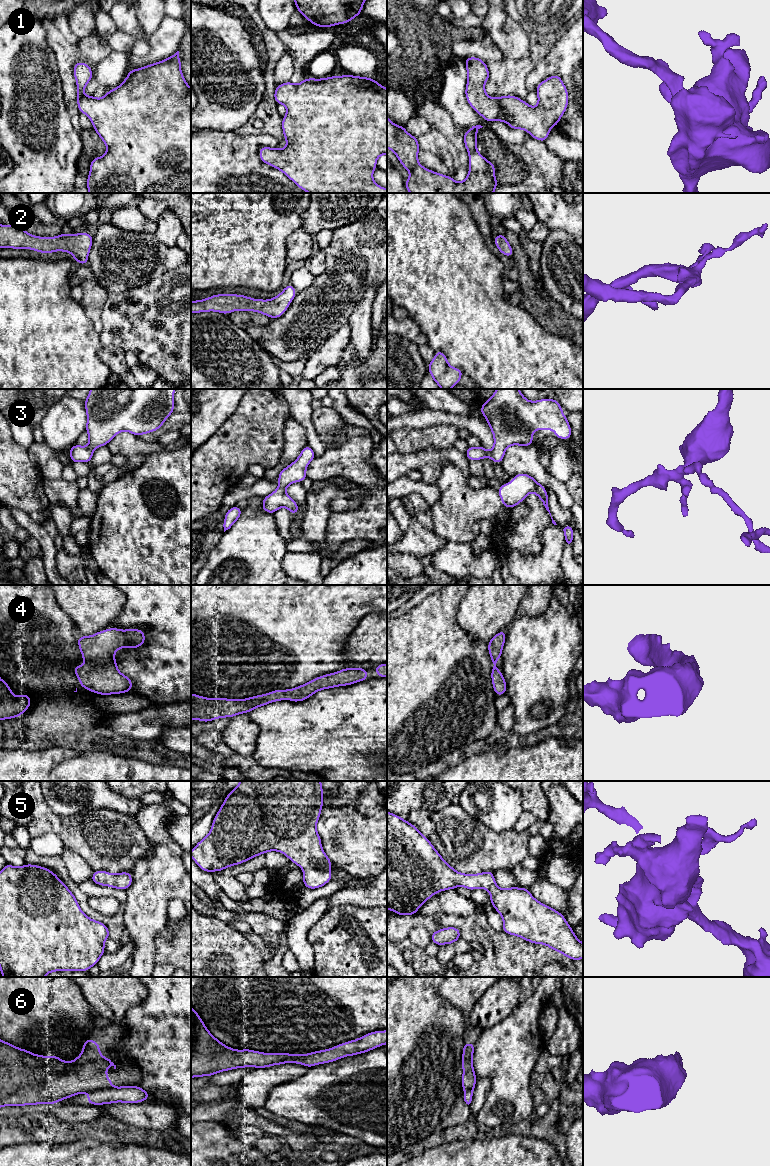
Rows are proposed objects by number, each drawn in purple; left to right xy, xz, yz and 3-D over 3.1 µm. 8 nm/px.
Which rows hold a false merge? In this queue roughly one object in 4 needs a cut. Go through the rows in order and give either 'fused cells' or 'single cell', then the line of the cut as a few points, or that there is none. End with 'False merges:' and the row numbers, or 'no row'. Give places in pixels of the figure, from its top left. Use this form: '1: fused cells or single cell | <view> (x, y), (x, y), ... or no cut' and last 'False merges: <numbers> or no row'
1: single cell | no cut
2: single cell | no cut
3: single cell | no cut
4: single cell | no cut
5: single cell | no cut
6: fused cells | xy (112, 1087), (88, 1092)
False merges: 6

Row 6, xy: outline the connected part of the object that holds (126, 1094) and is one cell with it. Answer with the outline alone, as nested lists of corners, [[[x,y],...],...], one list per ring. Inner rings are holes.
[[[121,1086],[88,1092],[88,1105],[103,1105],[116,1102],[139,1103],[150,1099],[148,1092],[139,1086]]]

